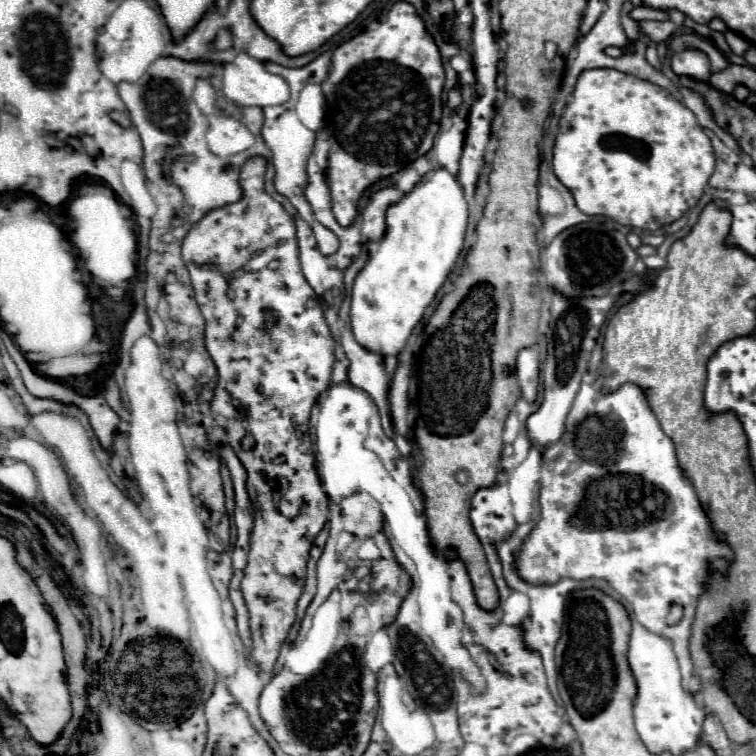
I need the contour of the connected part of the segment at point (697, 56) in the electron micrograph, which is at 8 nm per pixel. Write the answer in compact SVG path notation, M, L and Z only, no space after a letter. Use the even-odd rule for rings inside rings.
M686 49L686 51L674 53L670 61L672 61L672 71L676 75L696 77L696 81L708 81L712 75L708 55L698 49Z

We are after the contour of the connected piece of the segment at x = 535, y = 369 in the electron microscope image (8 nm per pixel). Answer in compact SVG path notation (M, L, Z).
M536 349L520 351L516 373L522 389L522 399L526 399L528 403L534 403L540 387L540 355Z

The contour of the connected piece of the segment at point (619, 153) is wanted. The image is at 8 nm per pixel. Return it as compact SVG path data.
M588 69L580 73L572 99L560 117L552 153L556 179L568 187L582 213L604 215L620 225L648 231L670 225L690 211L700 201L714 173L712 145L694 113L666 89L616 69Z

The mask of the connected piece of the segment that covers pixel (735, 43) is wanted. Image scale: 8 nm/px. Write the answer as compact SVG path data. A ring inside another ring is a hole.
M726 31L724 33L726 35L726 41L728 41L728 45L730 45L730 49L732 49L732 53L738 53L738 55L744 55L744 51L748 49L748 41L742 37L742 35L738 35L738 33L732 33L732 31Z

